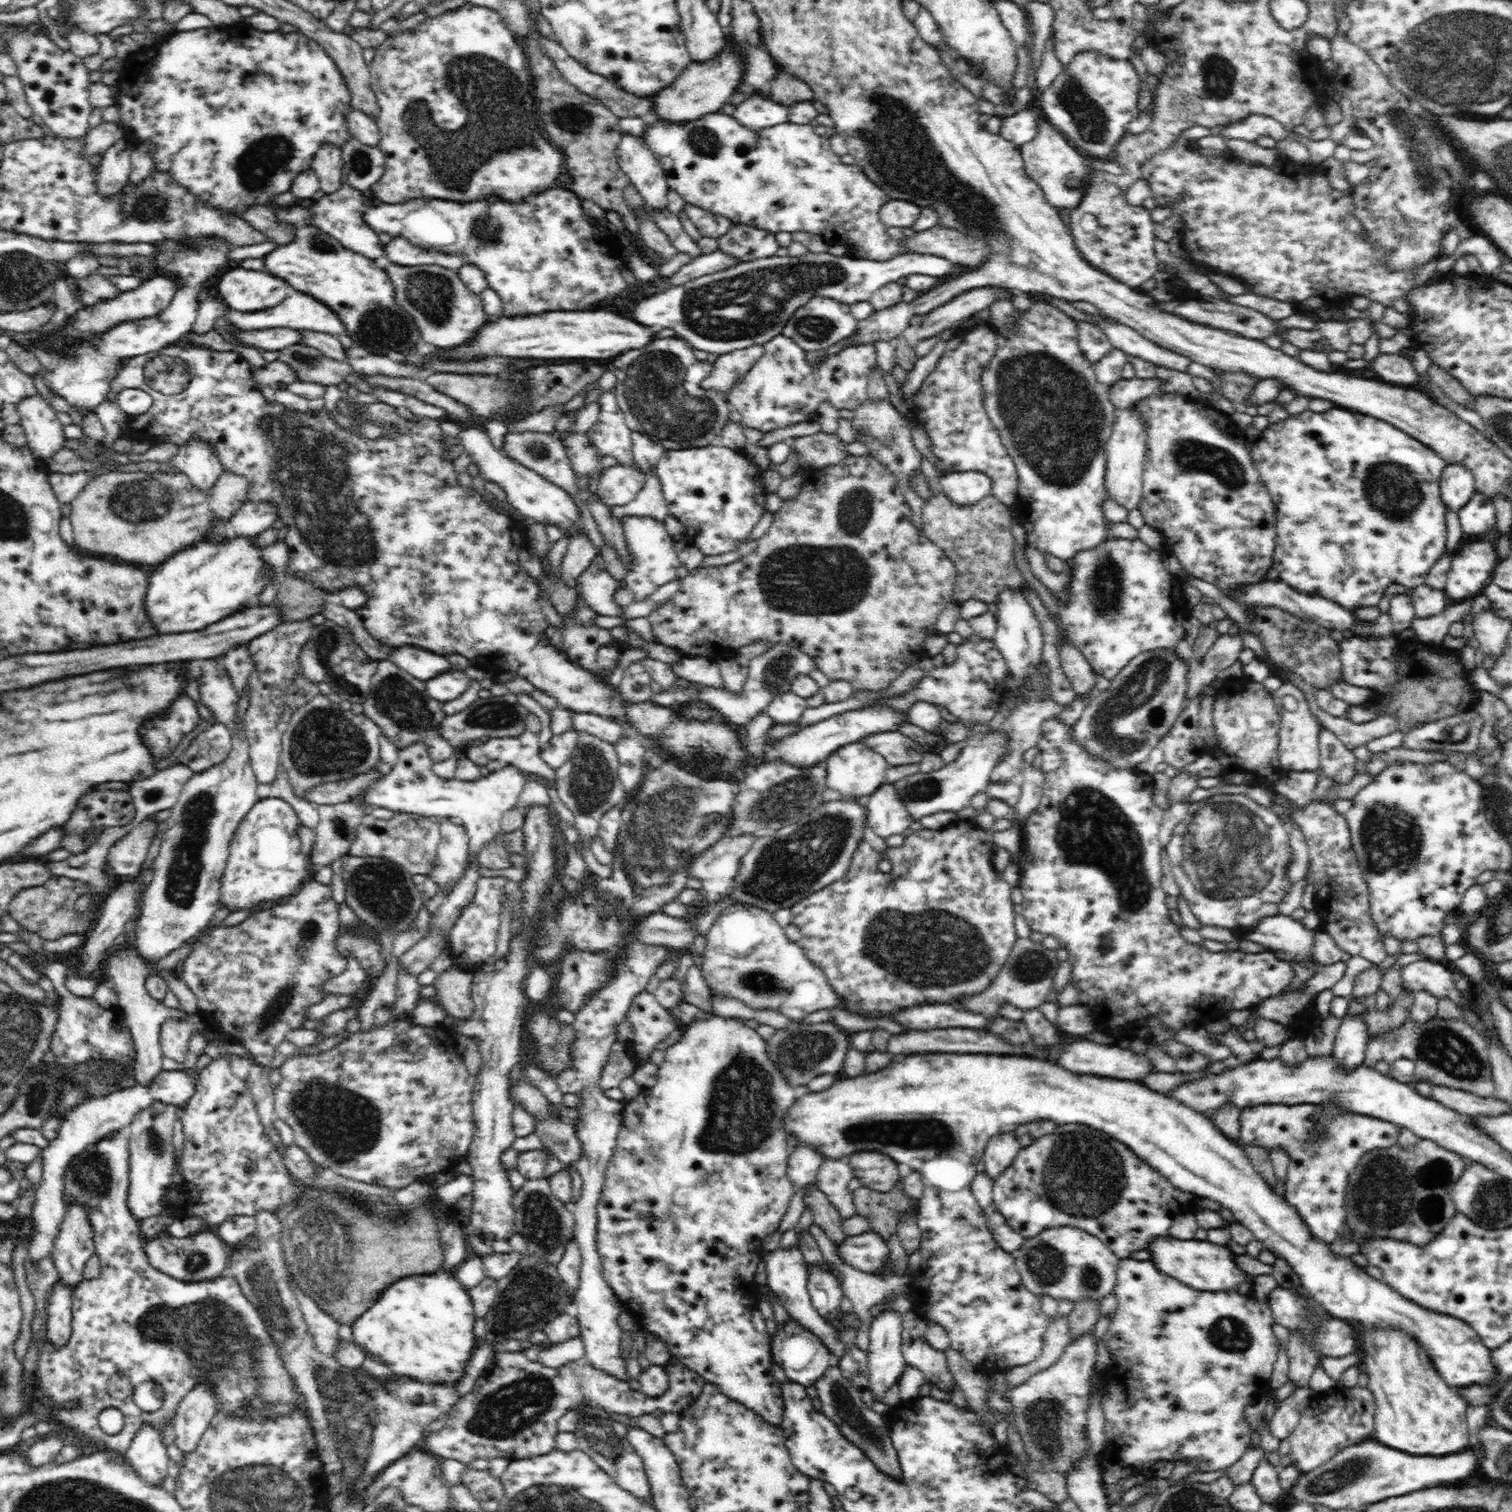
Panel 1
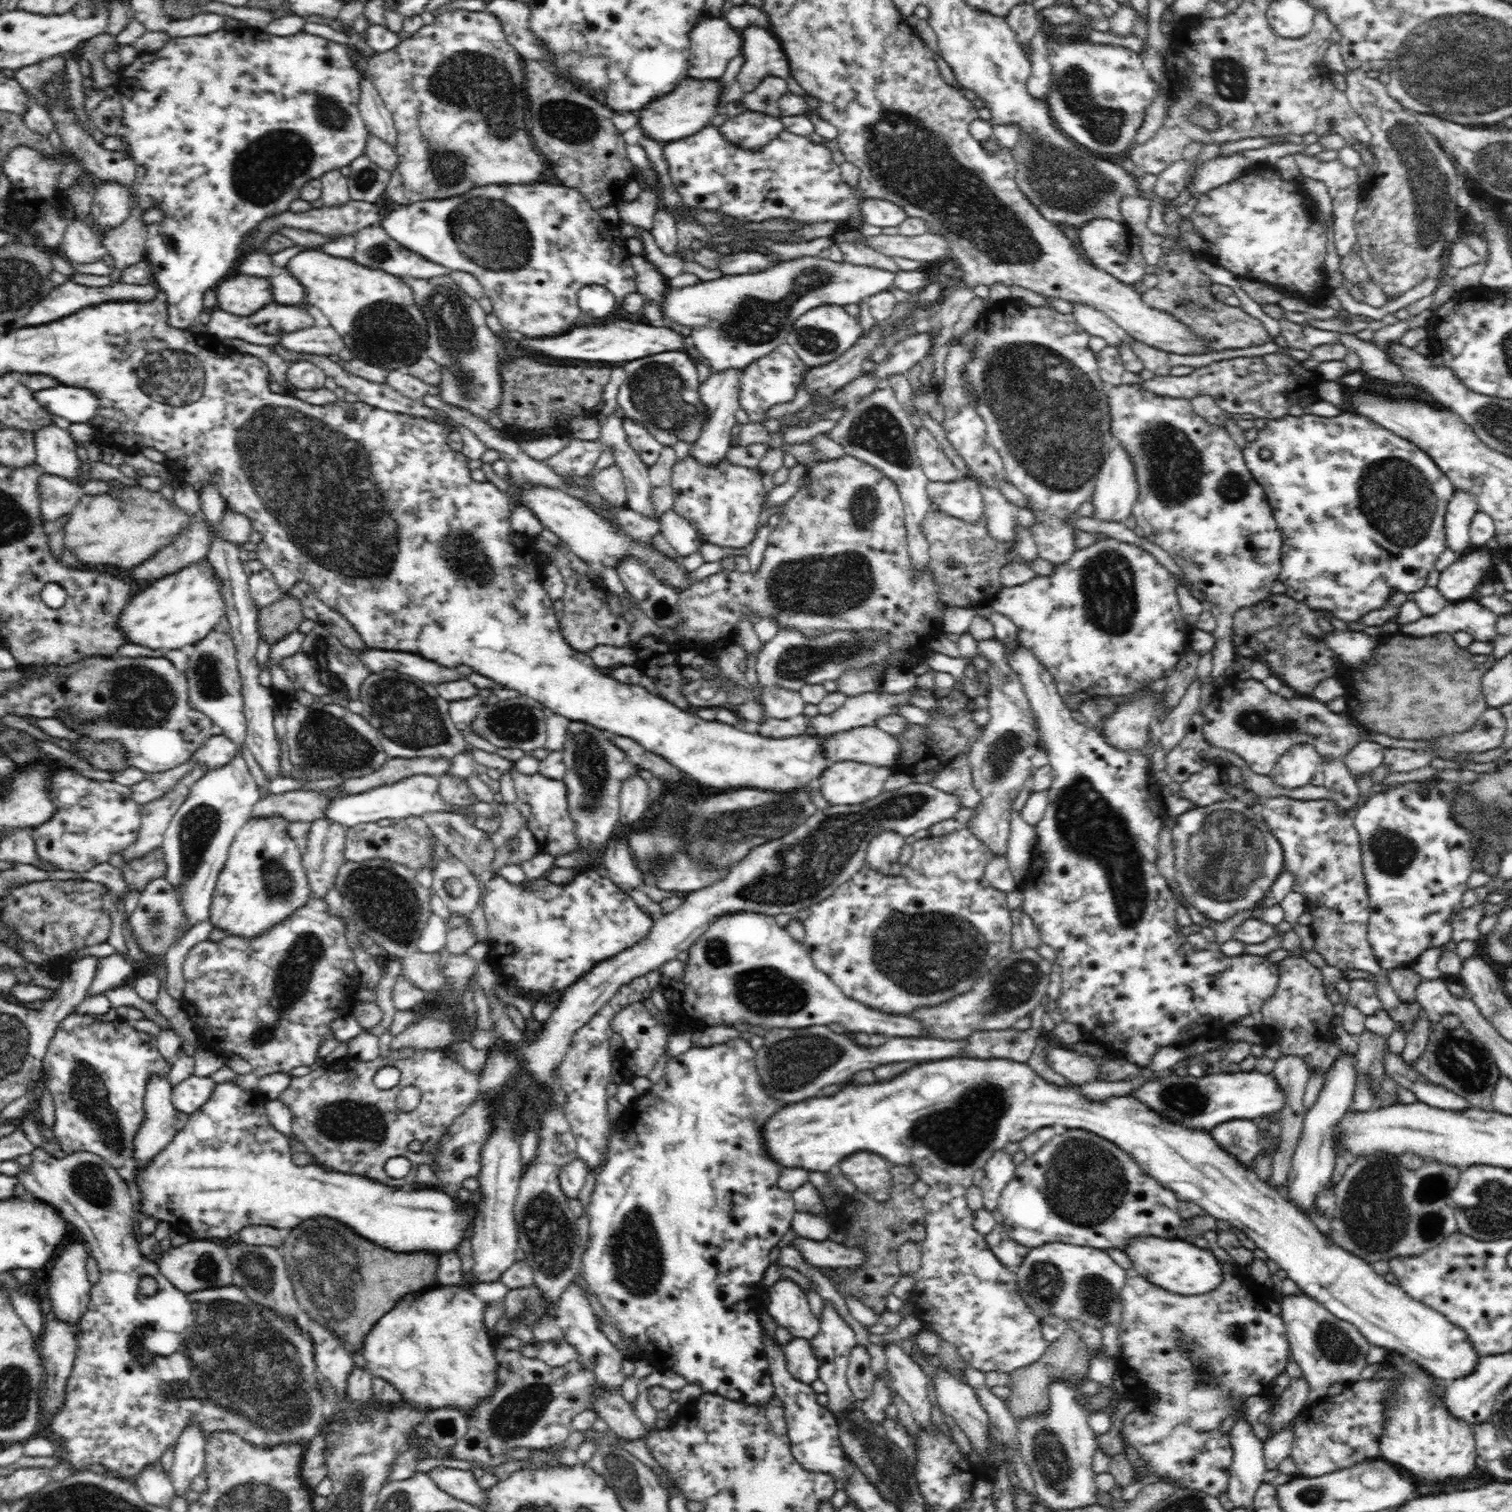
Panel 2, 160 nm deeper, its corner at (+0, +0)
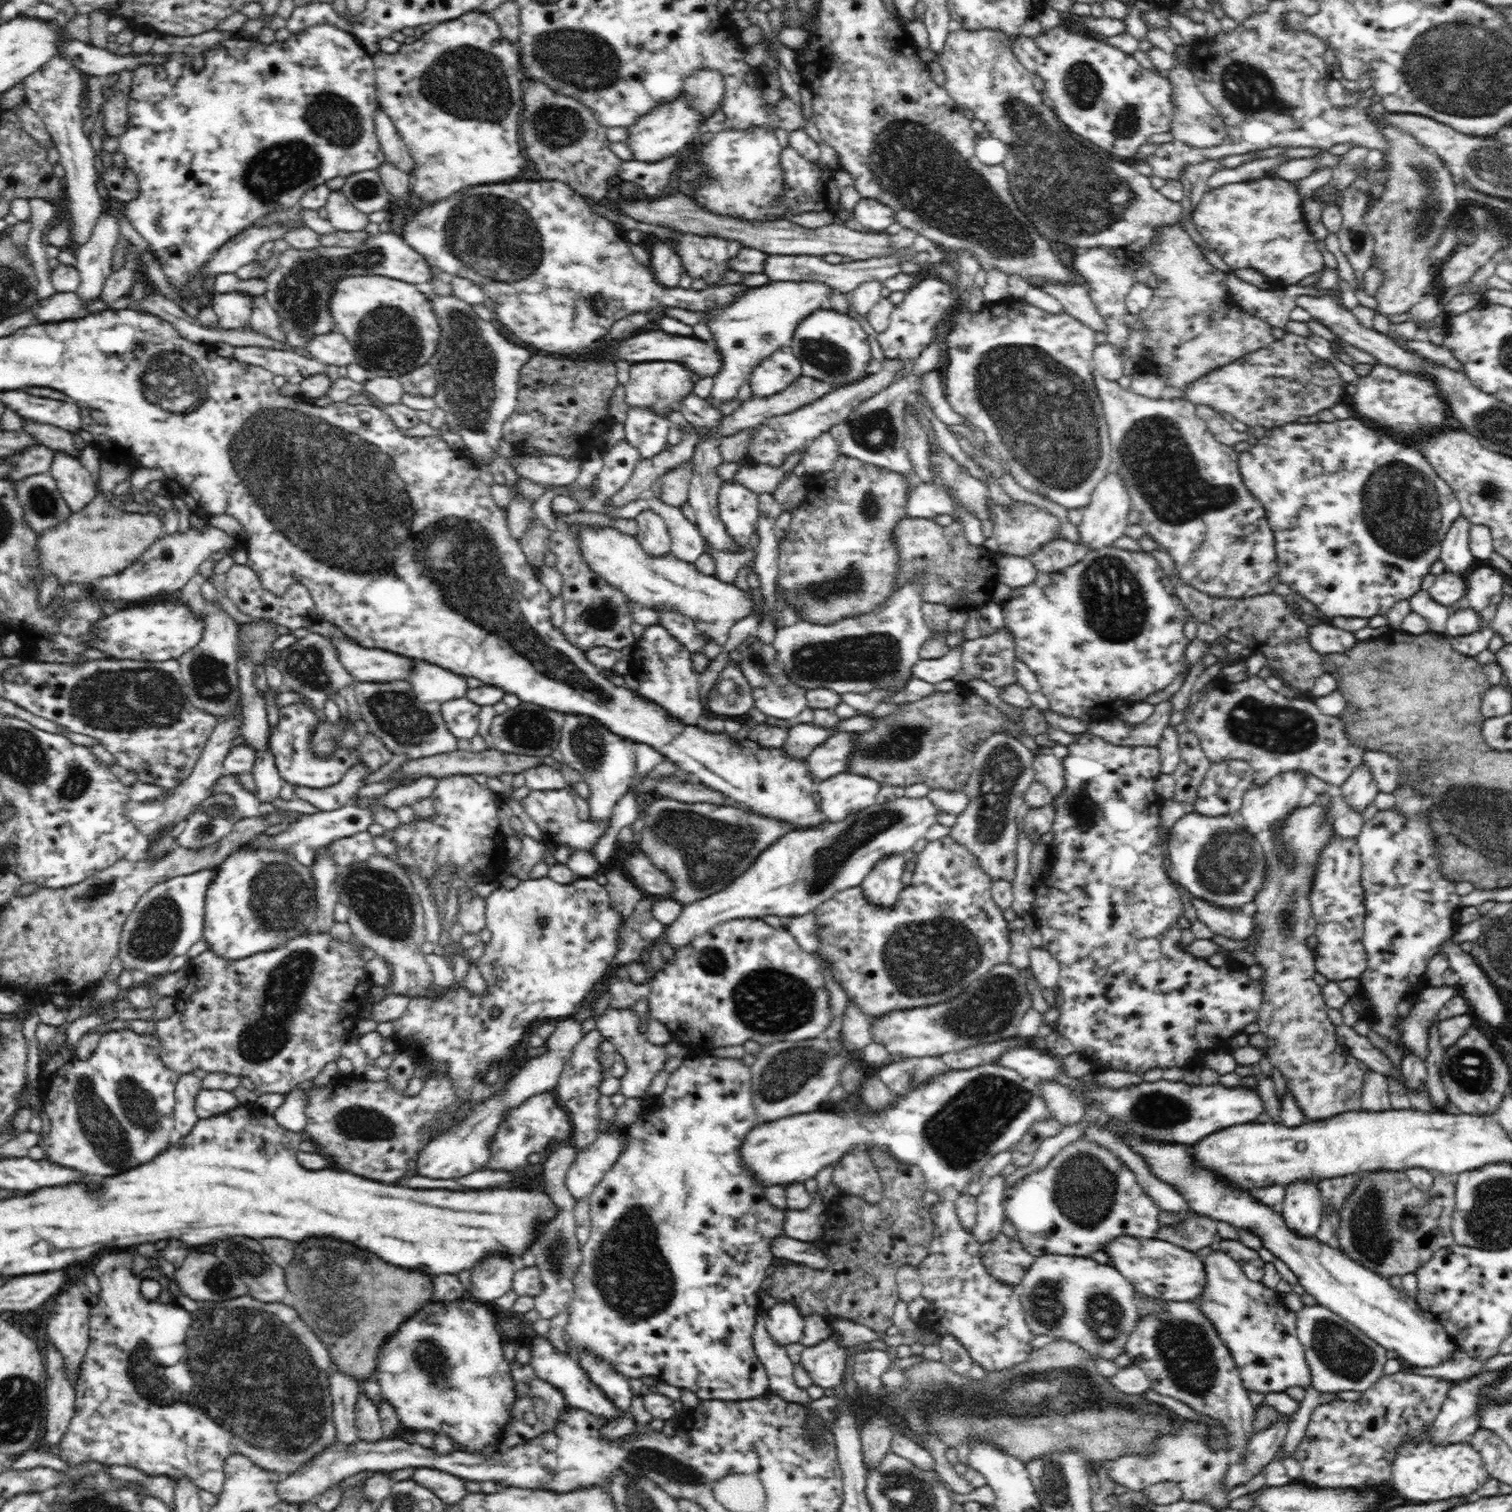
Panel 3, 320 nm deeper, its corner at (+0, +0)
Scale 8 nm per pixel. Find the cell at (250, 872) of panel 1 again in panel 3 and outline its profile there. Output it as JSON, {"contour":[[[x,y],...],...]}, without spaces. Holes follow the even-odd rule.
{"contour":[[[247,843],[236,848],[216,869],[214,882],[206,890],[203,938],[218,956],[238,960],[317,932],[312,873],[291,854],[251,848]]]}

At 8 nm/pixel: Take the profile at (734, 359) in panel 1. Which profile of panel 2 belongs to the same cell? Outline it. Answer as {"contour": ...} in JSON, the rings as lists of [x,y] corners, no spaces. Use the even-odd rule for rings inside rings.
{"contour":[[[730,368],[722,372],[713,372],[706,382],[699,384],[699,395],[702,404],[706,406],[708,418],[701,422],[701,431],[698,438],[692,443],[689,455],[694,457],[700,464],[714,466],[727,458],[727,453],[731,447],[731,430],[736,424],[736,410],[741,408],[739,403],[740,375],[742,370]]]}

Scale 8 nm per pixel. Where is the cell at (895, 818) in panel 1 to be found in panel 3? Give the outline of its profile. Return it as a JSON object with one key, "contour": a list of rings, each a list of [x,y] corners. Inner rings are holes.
{"contour":[[[901,854],[884,856],[862,881],[861,887],[866,900],[874,906],[890,908],[898,900],[898,894],[904,883],[900,881],[900,876],[904,872],[904,857]]]}

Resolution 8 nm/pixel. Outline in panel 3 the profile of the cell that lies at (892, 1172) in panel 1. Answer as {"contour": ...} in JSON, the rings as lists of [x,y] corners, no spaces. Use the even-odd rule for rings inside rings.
{"contour":[[[854,1149],[833,1165],[832,1181],[843,1193],[858,1196],[868,1203],[884,1201],[882,1179],[878,1167],[866,1150]]]}

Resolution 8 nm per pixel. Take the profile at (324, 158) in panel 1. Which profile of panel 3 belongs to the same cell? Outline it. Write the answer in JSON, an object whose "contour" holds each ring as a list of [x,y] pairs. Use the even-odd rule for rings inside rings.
{"contour":[[[342,190],[331,191],[325,208],[328,220],[336,231],[363,232],[371,223],[368,215],[364,215],[344,197]]]}

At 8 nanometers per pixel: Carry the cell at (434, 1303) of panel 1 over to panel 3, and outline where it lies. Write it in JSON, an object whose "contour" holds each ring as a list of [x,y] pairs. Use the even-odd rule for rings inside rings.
{"contour":[[[469,1297],[460,1298],[454,1302],[437,1302],[431,1301],[426,1306],[422,1306],[418,1312],[414,1312],[401,1327],[388,1336],[380,1352],[378,1352],[376,1367],[373,1376],[376,1378],[381,1388],[381,1396],[383,1400],[387,1400],[396,1410],[401,1426],[404,1426],[412,1431],[424,1430],[424,1432],[433,1432],[433,1434],[445,1434],[449,1438],[453,1438],[453,1442],[459,1446],[459,1450],[464,1452],[473,1452],[474,1454],[486,1453],[486,1446],[498,1442],[498,1436],[502,1436],[502,1432],[506,1430],[506,1424],[511,1419],[511,1408],[514,1406],[516,1400],[516,1393],[514,1393],[514,1379],[510,1374],[510,1361],[504,1356],[504,1349],[502,1338],[498,1330],[496,1330],[496,1323],[499,1321],[499,1316],[494,1312],[494,1309],[488,1304],[478,1303]]]}

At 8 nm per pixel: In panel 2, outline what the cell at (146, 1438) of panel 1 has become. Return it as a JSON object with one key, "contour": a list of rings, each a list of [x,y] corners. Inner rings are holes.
{"contour":[[[160,1463],[142,1468],[142,1472],[133,1478],[146,1504],[169,1508],[175,1490],[168,1473],[164,1473]]]}

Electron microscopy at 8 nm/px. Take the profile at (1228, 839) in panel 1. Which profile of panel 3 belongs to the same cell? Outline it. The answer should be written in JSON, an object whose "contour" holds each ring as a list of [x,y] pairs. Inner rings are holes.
{"contour":[[[1193,811],[1178,819],[1168,833],[1166,852],[1170,858],[1170,877],[1175,883],[1187,888],[1194,897],[1206,900],[1222,909],[1248,908],[1256,893],[1262,888],[1267,869],[1267,848],[1243,827],[1235,827],[1231,814],[1226,816],[1204,816]]]}

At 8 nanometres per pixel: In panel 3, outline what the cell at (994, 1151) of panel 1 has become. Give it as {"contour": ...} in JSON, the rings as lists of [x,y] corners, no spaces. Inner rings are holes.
{"contour":[[[1001,1175],[986,1180],[983,1183],[982,1192],[976,1197],[978,1215],[976,1224],[970,1231],[981,1244],[994,1238],[996,1234],[1000,1234],[1000,1228],[1005,1219],[1003,1208],[1005,1182],[1005,1178]]]}

